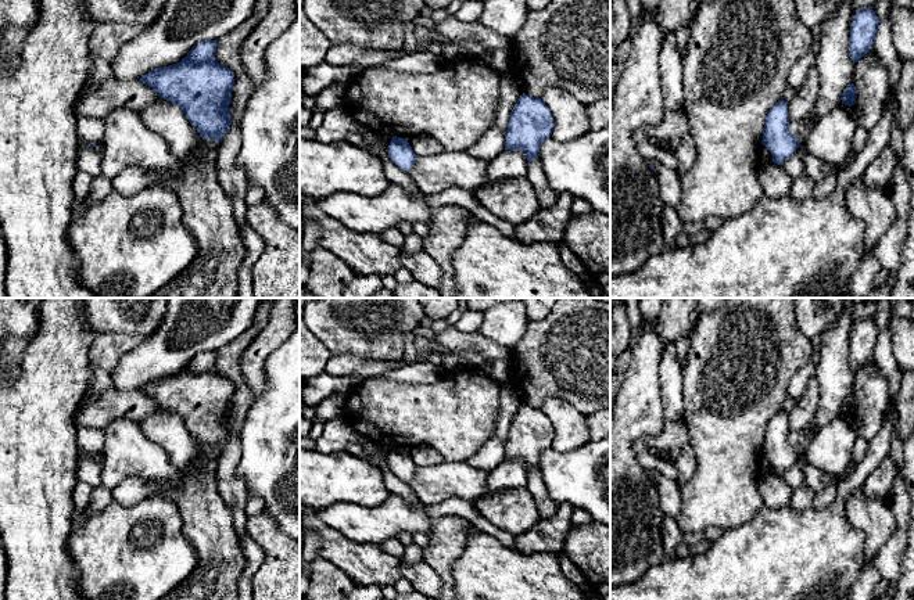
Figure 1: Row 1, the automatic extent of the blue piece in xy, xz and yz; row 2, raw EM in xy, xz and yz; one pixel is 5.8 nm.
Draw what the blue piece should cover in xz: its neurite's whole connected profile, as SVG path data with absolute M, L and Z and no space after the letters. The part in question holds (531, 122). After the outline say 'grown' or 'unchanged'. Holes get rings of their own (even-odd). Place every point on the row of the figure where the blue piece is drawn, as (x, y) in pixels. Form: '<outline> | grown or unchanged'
M523 93L510 112L505 150L521 150L528 164L538 159L540 147L551 137L553 125L545 103Z | unchanged

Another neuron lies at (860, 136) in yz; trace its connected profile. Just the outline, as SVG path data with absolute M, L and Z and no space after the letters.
M859 125L856 127L856 132L852 140L847 162L853 161L857 157L857 154L863 150L863 147L865 145L867 137L868 137L868 132Z

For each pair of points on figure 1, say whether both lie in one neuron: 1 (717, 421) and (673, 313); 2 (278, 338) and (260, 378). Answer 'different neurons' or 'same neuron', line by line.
1: different neurons
2: same neuron

